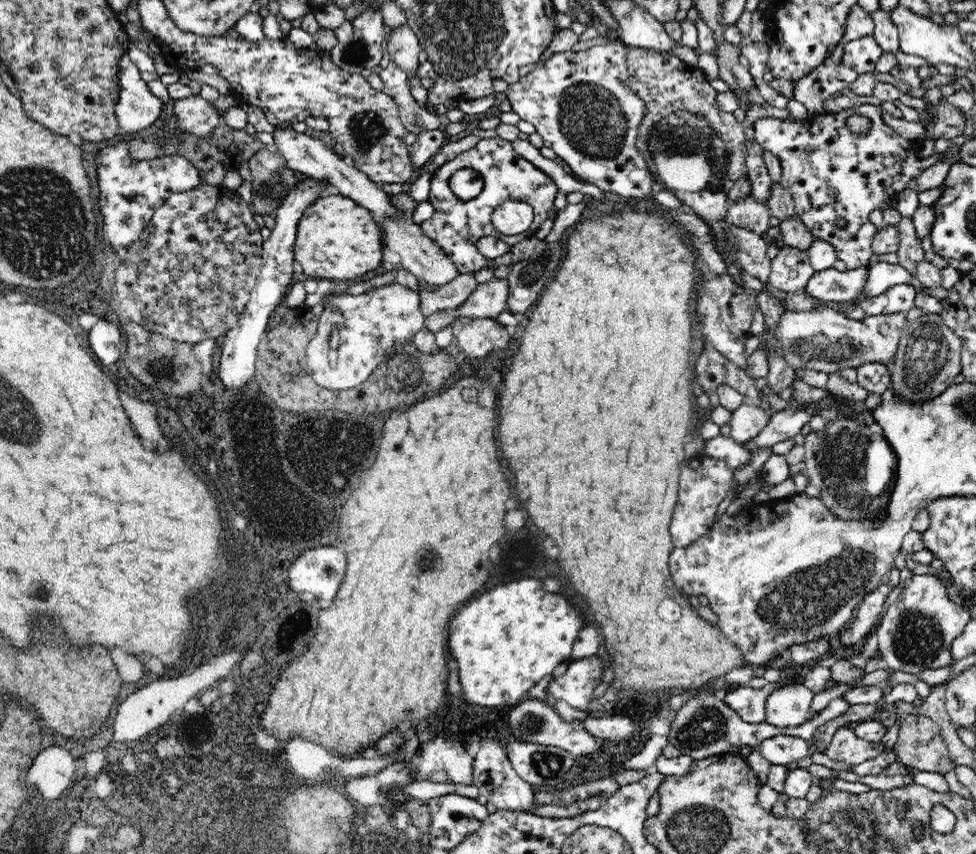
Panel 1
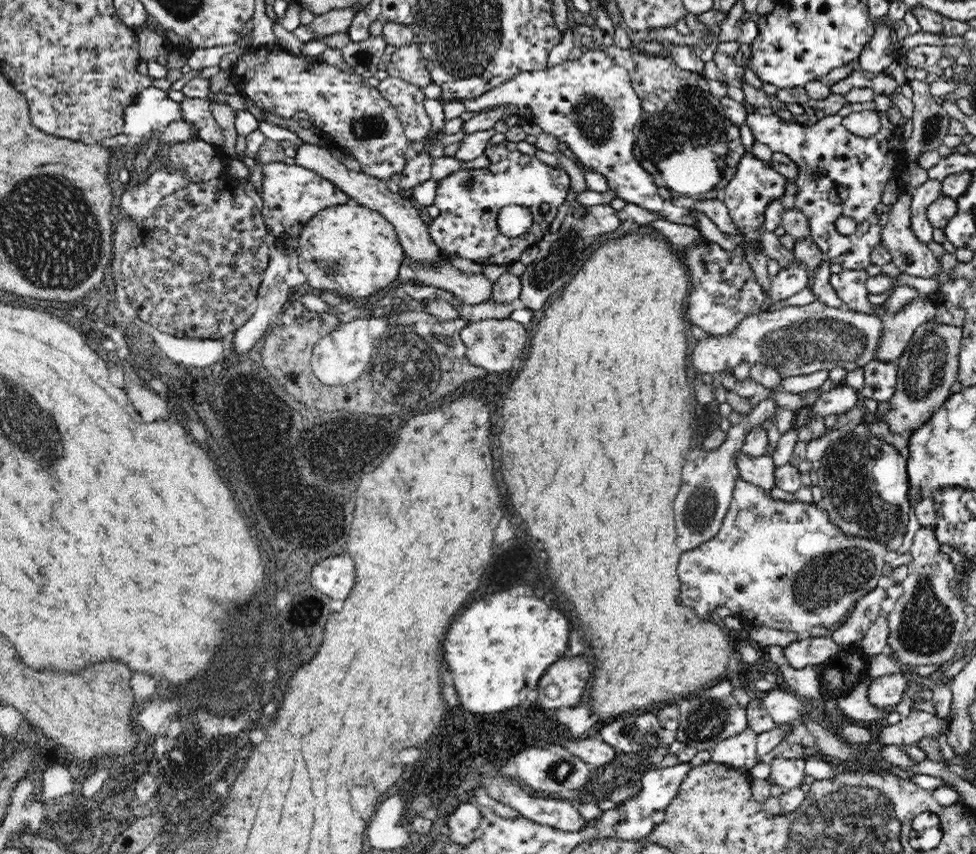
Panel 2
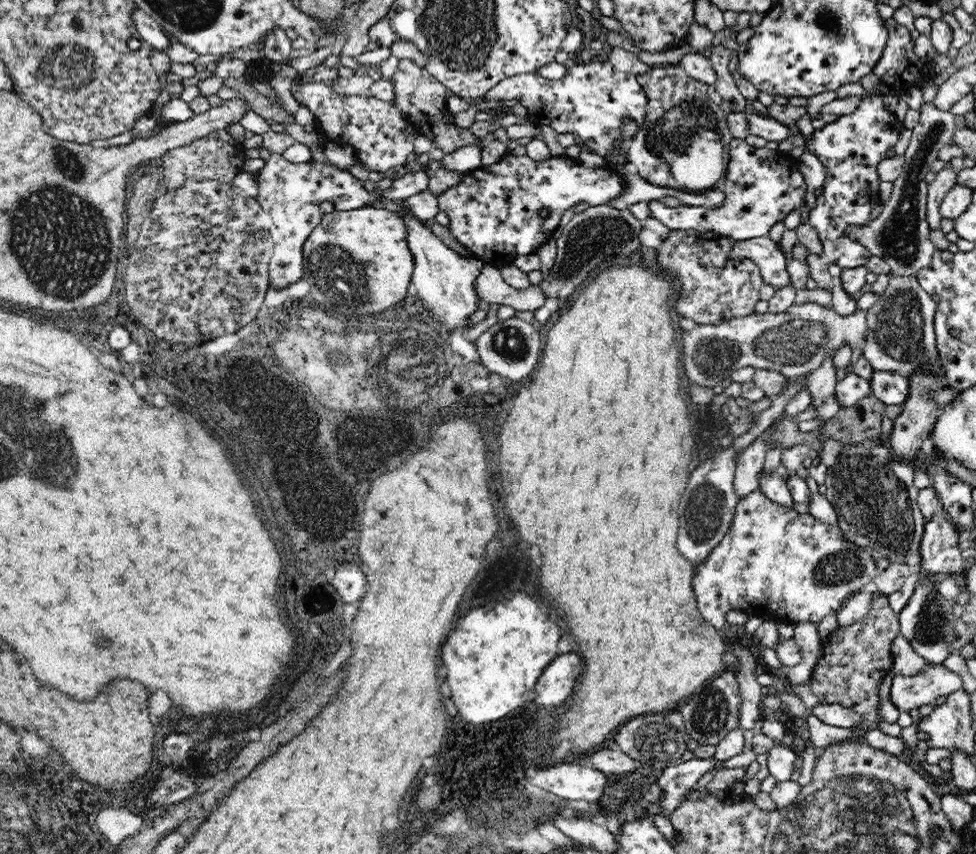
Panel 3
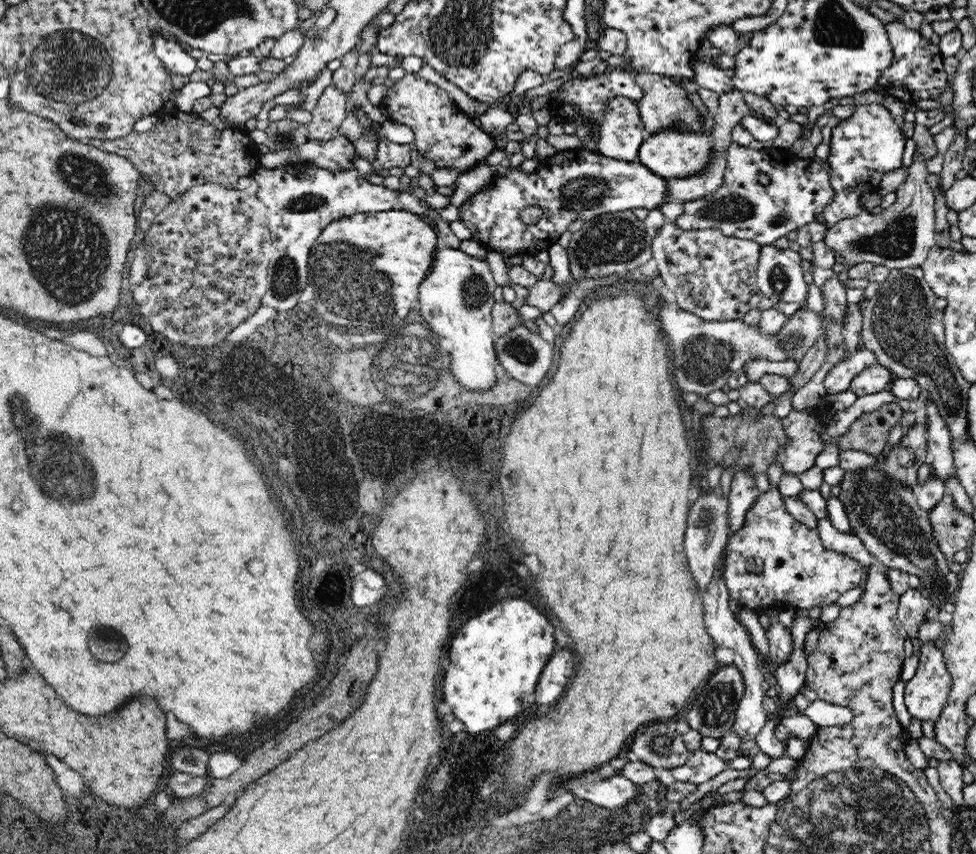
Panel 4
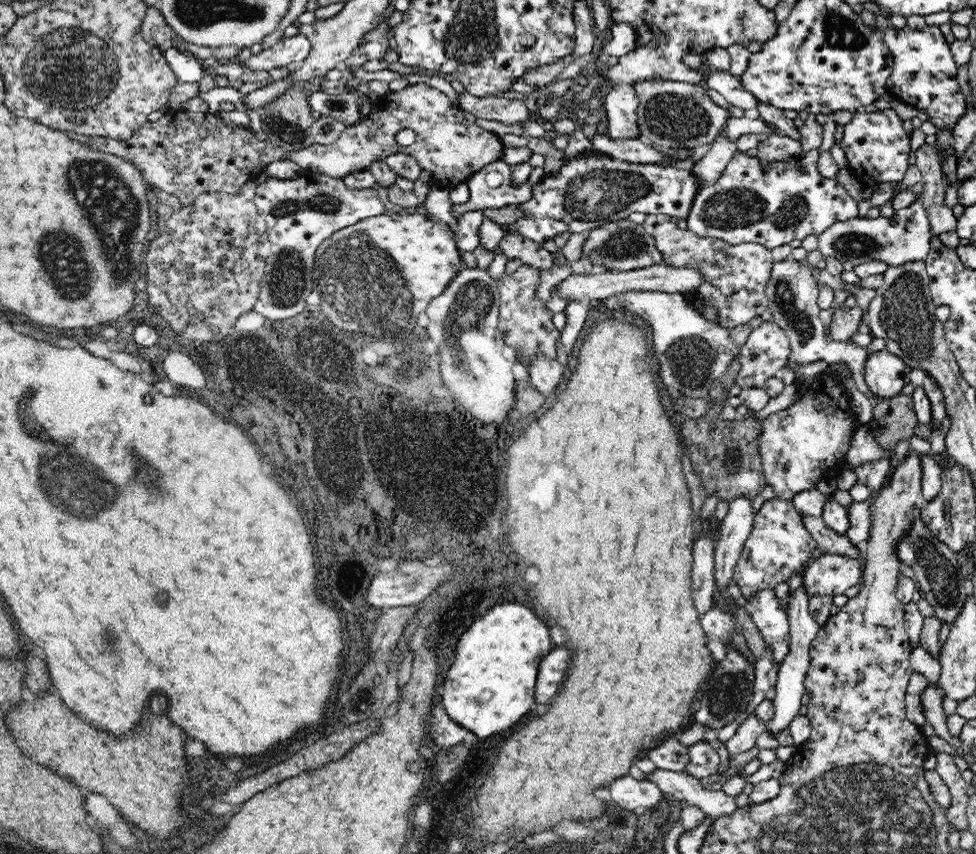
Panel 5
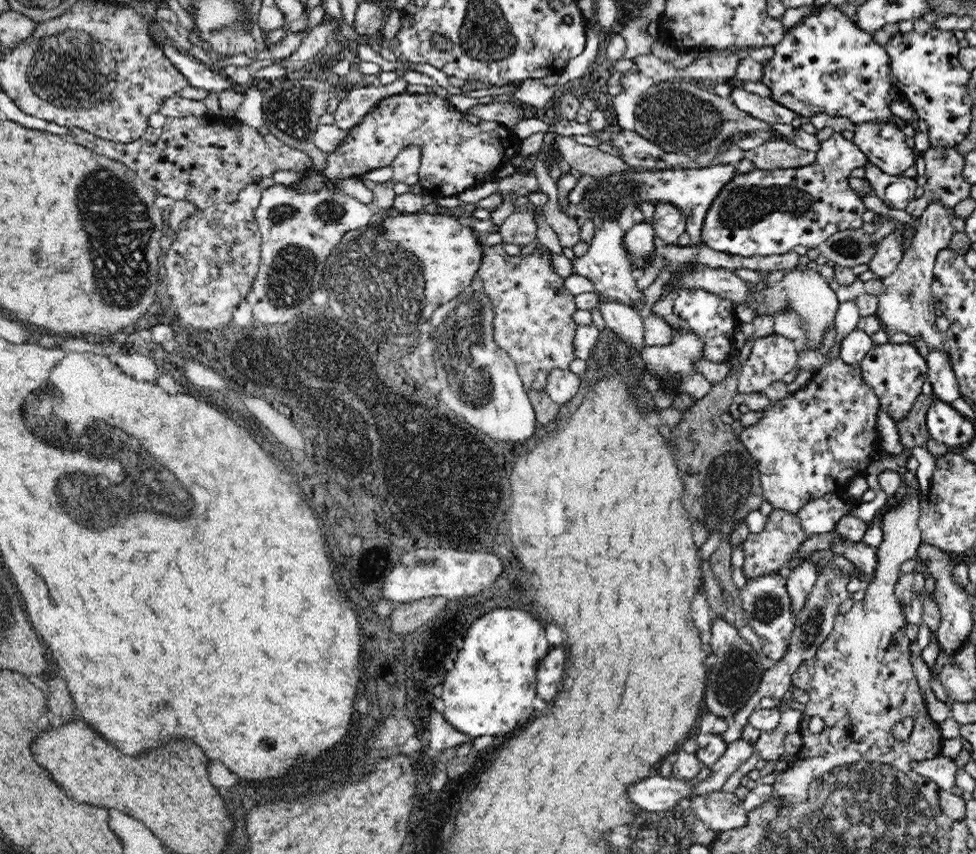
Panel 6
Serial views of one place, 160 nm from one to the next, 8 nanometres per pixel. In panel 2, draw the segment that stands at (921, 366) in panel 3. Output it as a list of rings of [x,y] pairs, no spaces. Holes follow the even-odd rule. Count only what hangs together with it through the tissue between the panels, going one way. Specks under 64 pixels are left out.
[[[924,298],[902,306],[900,312],[887,312],[887,305],[877,306],[874,315],[882,321],[882,334],[874,359],[887,363],[900,360],[908,350],[915,330],[934,319],[935,314],[933,301]]]

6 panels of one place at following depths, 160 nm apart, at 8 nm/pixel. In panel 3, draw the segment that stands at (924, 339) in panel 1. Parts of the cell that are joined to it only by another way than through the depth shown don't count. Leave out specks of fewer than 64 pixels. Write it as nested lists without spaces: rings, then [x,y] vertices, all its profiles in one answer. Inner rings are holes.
[[[916,373],[909,376],[909,393],[905,401],[901,404],[902,411],[893,420],[892,433],[885,439],[891,449],[893,458],[906,461],[910,464],[917,464],[915,458],[917,450],[922,450],[923,442],[931,436],[935,422],[942,410],[938,404],[930,397],[932,390],[940,388],[940,377],[925,376],[923,373]]]

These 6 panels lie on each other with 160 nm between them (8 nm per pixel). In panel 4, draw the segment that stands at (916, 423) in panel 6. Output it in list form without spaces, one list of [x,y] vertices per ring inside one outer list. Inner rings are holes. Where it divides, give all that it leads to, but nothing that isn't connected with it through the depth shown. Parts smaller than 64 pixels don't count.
[[[896,402],[884,403],[877,410],[865,412],[858,417],[841,437],[832,437],[831,440],[841,450],[855,450],[879,456],[887,451],[888,432],[900,422],[902,408]]]

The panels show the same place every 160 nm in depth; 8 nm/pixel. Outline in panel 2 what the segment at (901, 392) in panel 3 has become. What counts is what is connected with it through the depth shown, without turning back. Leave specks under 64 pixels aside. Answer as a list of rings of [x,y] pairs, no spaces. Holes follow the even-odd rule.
[[[871,360],[863,366],[865,383],[858,391],[862,398],[886,402],[892,398],[897,385],[897,365]]]

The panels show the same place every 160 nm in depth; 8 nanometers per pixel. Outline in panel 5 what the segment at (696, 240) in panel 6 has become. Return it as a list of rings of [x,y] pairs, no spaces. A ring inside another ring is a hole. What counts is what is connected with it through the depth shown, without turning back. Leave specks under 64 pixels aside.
[[[590,150],[572,156],[554,176],[547,175],[537,182],[532,187],[532,198],[528,202],[517,205],[525,216],[504,227],[506,227],[506,233],[519,234],[528,240],[543,244],[549,238],[554,238],[556,234],[589,231],[600,223],[626,219],[634,212],[646,215],[668,214],[676,216],[677,220],[687,220],[700,190],[702,190],[702,181],[692,170],[678,169],[666,164],[630,163],[608,155],[596,154]]]

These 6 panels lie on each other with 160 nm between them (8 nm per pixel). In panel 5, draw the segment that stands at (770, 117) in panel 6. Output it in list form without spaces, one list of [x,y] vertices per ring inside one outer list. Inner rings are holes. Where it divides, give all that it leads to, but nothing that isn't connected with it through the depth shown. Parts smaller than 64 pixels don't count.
[[[710,71],[710,73],[706,76],[708,86],[720,93],[728,101],[730,107],[745,111],[756,109],[756,106],[760,104],[760,101],[744,89],[741,82],[728,71]]]

